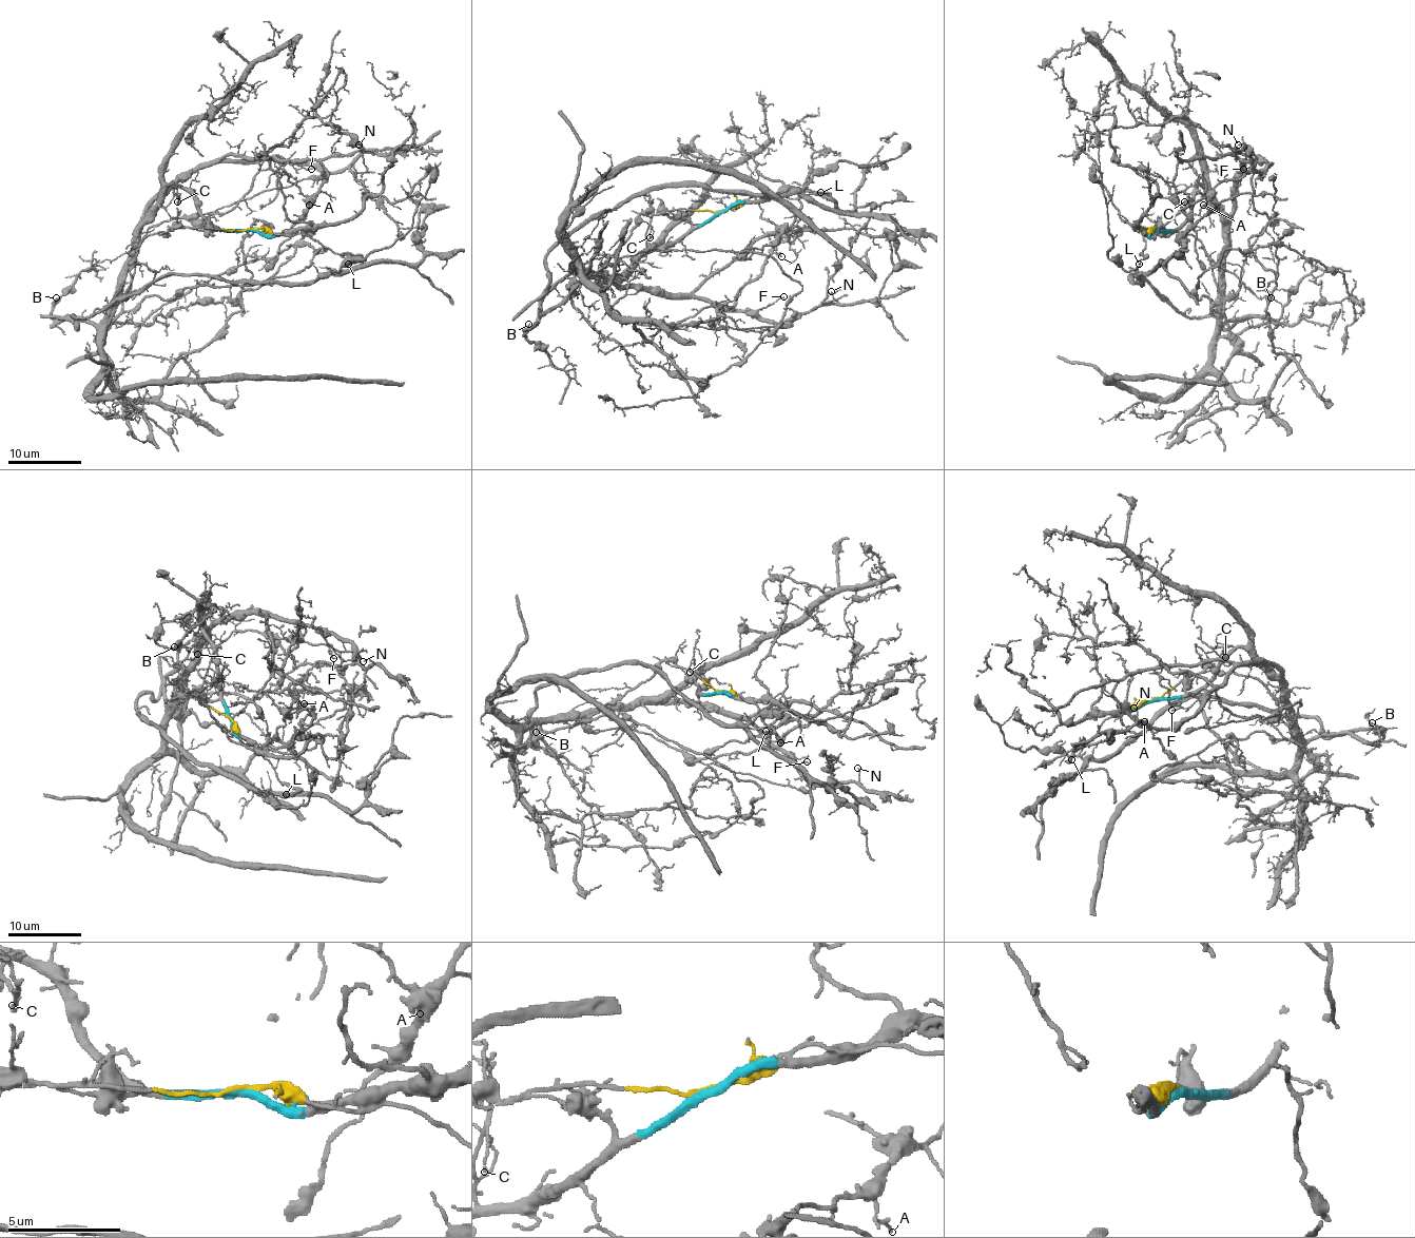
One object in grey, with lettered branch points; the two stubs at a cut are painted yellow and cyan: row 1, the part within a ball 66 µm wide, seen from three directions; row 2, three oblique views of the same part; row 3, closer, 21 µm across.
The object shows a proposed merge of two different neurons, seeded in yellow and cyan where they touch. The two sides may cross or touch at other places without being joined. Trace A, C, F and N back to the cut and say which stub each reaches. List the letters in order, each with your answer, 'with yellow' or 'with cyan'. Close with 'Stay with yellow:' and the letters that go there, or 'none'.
A: with cyan
C: with cyan
F: with cyan
N: with cyan
Stay with yellow: none

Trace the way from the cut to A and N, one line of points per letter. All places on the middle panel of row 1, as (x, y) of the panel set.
A: (721, 210), (674, 244), (644, 251), (620, 286), (692, 293), (759, 237), (796, 227), (776, 242), (781, 256)
N: (721, 210), (674, 244), (644, 251), (620, 286), (709, 298), (789, 324), (836, 302), (831, 291)

